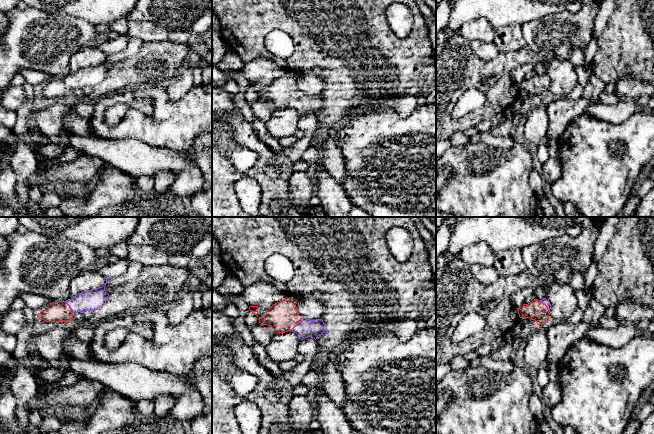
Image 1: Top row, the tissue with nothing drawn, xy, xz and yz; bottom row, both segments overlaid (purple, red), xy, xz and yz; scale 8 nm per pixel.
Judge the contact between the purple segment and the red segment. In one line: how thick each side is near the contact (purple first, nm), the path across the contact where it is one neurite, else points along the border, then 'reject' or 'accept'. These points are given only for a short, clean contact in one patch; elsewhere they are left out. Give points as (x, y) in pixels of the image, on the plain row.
150 nm thick on the purple side, 240 nm on the other; runs through xz (305, 104), (298, 99), (282, 92); accept

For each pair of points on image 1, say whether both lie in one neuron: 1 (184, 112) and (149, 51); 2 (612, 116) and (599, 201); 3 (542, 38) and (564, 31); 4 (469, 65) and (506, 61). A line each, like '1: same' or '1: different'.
1: different
2: different
3: same
4: same

